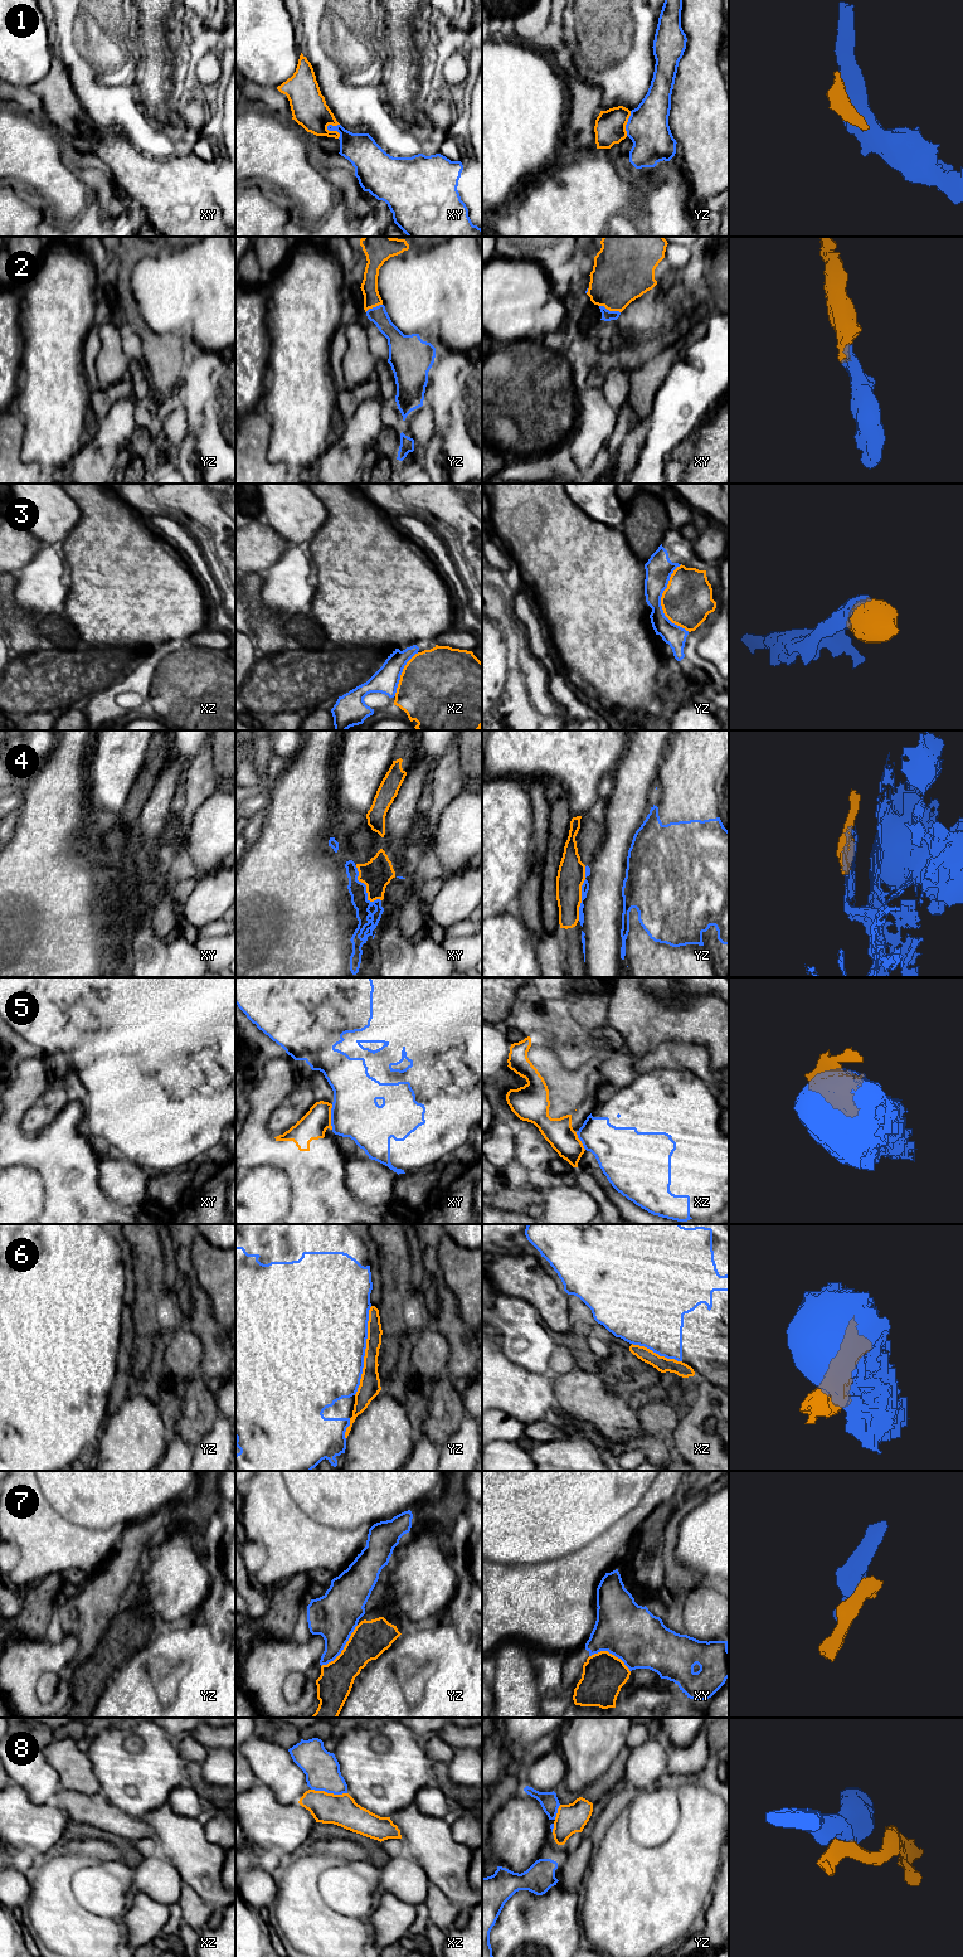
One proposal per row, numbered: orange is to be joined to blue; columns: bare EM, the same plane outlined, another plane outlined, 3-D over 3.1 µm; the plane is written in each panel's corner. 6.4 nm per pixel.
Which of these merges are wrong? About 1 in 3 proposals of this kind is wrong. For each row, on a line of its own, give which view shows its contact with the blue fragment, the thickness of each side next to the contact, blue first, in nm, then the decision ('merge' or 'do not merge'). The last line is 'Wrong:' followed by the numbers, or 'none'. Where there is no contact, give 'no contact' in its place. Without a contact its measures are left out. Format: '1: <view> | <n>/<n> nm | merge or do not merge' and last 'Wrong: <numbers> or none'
1: xy | 200/220 nm | do not merge
2: xy | 70/360 nm | merge
3: yz | 170/320 nm | merge
4: xy | 110/190 nm | do not merge
5: xy | 320/180 nm | do not merge
6: yz | 500/140 nm | do not merge
7: yz | 300/240 nm | do not merge
8: xz | 220/200 nm | do not merge
Wrong: 1, 4, 5, 6, 7, 8

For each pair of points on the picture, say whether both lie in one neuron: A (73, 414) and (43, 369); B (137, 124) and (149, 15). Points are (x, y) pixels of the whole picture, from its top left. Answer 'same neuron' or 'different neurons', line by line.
A: same neuron
B: different neurons

